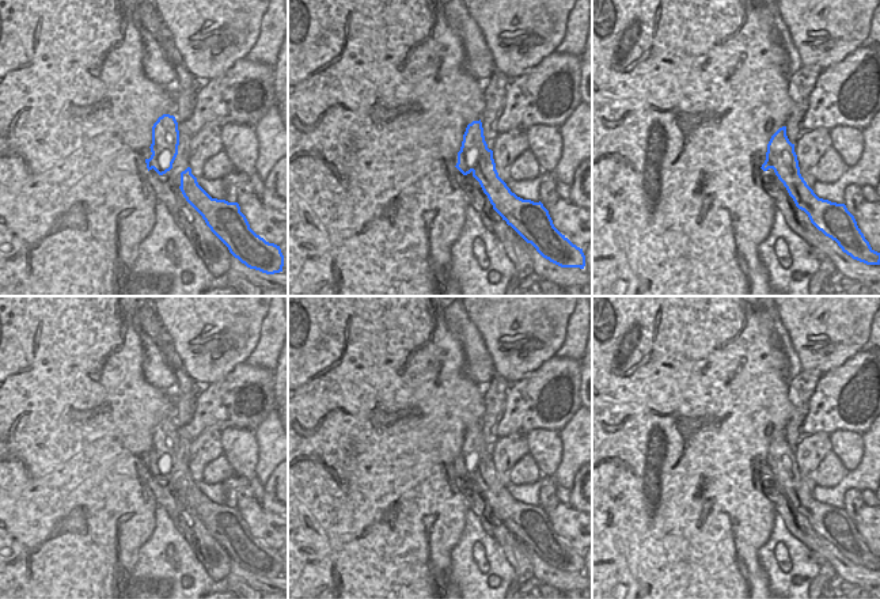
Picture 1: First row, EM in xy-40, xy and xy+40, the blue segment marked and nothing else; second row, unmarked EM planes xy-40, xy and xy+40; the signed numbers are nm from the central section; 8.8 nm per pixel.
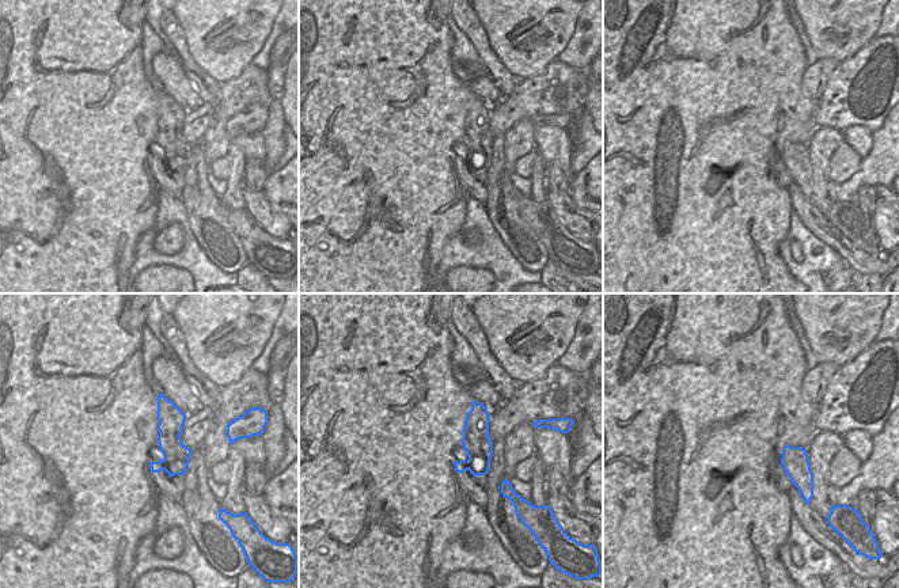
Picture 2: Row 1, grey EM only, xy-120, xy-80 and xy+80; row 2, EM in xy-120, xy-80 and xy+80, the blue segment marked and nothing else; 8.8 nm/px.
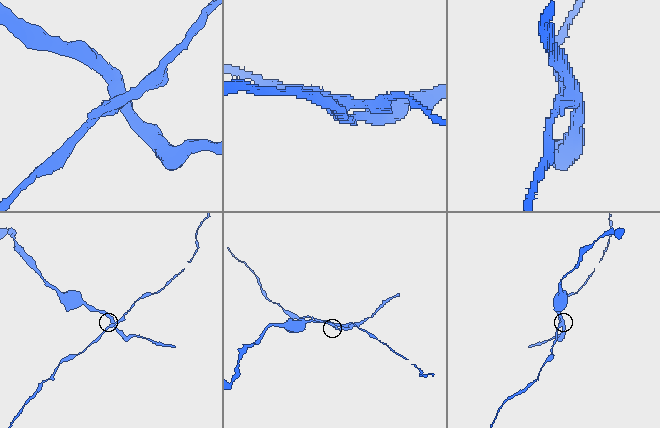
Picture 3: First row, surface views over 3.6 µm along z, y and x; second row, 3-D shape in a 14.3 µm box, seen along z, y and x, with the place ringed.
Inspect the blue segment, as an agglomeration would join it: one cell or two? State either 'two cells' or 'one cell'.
two cells

